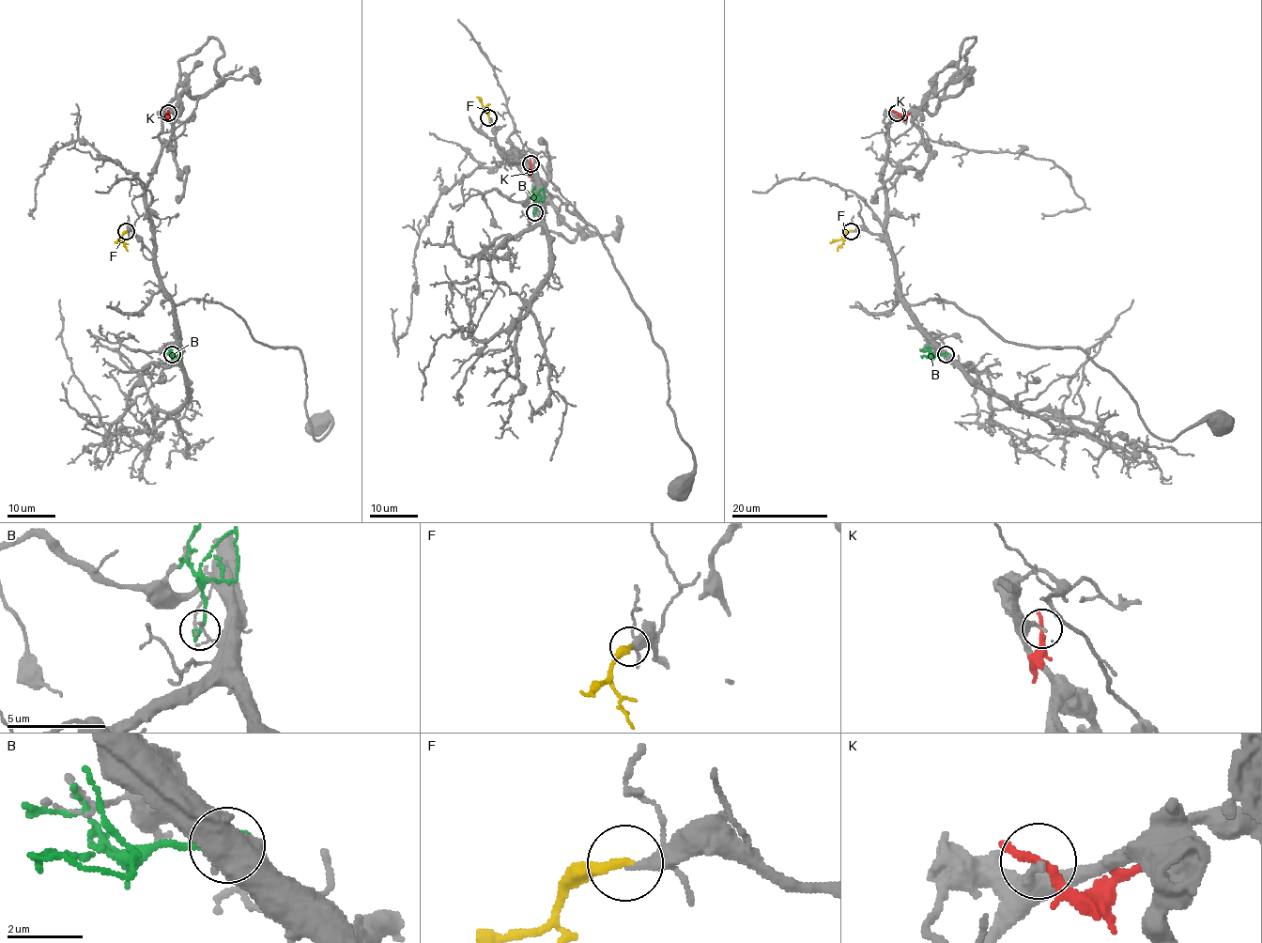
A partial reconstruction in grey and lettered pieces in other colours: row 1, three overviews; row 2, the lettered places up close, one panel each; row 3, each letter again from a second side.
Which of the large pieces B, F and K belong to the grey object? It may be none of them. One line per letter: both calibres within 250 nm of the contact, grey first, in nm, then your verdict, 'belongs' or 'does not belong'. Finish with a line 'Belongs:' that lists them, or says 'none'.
B: 100/240 nm | does not belong
F: 200/240 nm | does not belong
K: 240/180 nm | does not belong
Belongs: none

